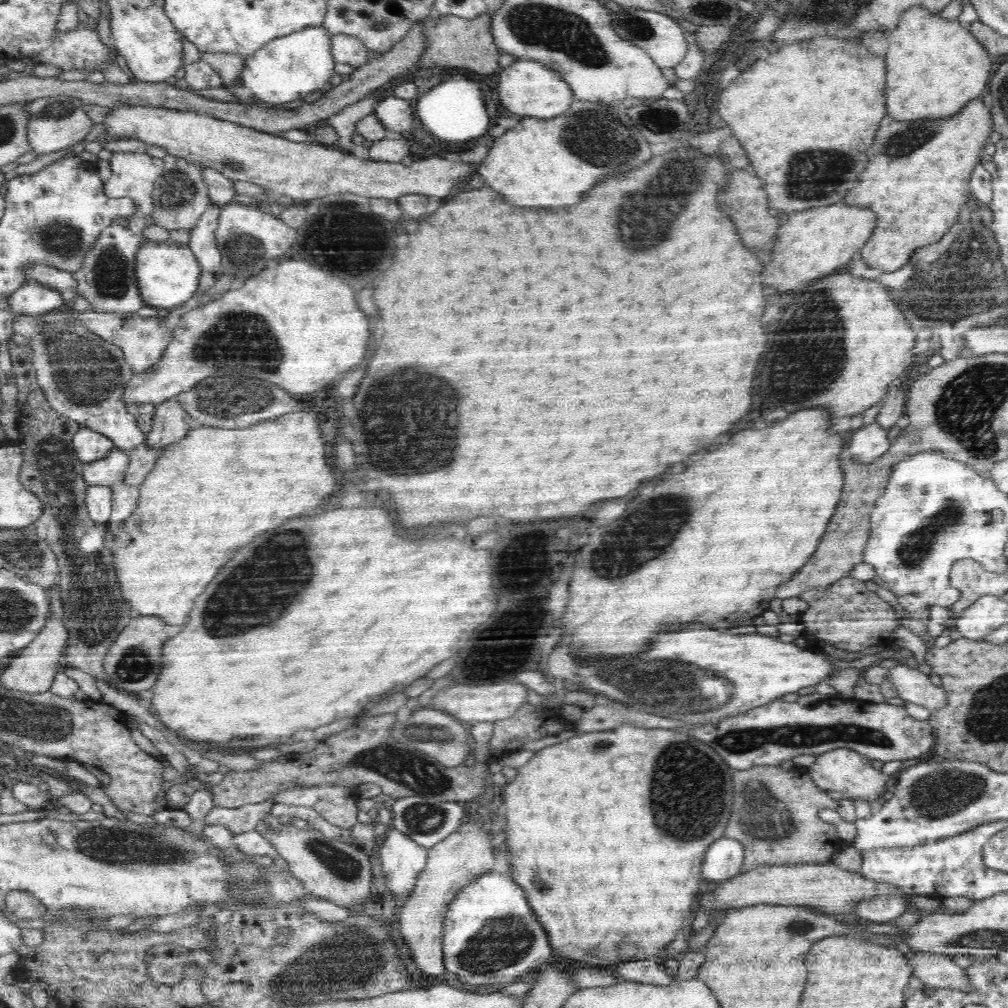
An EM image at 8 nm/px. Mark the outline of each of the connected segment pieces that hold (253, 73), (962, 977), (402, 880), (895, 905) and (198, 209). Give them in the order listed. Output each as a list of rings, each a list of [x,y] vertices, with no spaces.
[[[323,25],[309,26],[269,40],[244,62],[237,85],[227,87],[244,106],[274,107],[321,89],[330,82],[336,64],[331,51],[331,36]]]
[[[906,951],[908,964],[912,967],[912,974],[920,978],[928,987],[949,988],[970,992],[972,983],[964,968],[956,966],[950,956],[933,954],[932,952]]]
[[[390,829],[380,848],[380,861],[386,878],[385,890],[405,900],[424,870],[429,850],[410,841],[398,830]]]
[[[874,897],[864,898],[856,902],[853,914],[858,914],[864,918],[864,922],[878,922],[878,924],[888,924],[890,920],[896,920],[906,912],[905,898],[900,897]]]
[[[171,154],[165,155],[162,174],[156,179],[152,191],[152,203],[154,203],[152,224],[162,226],[168,231],[180,228],[191,231],[210,203],[208,185],[204,183],[202,169],[186,162],[183,158]]]

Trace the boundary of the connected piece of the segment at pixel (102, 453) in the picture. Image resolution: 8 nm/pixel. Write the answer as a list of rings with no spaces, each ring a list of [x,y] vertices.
[[[81,426],[74,433],[73,447],[78,459],[89,463],[104,458],[114,447],[114,443],[105,434]]]

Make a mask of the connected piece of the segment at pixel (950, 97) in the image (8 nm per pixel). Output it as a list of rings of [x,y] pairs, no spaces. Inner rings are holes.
[[[912,6],[899,16],[897,27],[888,37],[890,54],[886,54],[886,110],[898,122],[924,118],[948,118],[964,108],[967,102],[979,98],[992,76],[992,58],[958,19],[947,20],[932,14],[923,6]]]

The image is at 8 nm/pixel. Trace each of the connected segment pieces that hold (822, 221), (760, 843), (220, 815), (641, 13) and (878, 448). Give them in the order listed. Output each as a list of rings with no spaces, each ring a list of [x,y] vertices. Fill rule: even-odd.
[[[846,204],[826,206],[808,212],[786,213],[785,222],[776,230],[776,246],[770,264],[762,270],[762,284],[788,292],[794,288],[806,290],[804,284],[834,274],[844,264],[852,262],[852,254],[861,249],[871,237],[874,228],[872,210],[852,208]]]
[[[754,766],[736,770],[732,780],[734,800],[725,837],[738,840],[744,846],[745,859],[740,874],[766,865],[829,862],[834,854],[849,845],[838,837],[837,828],[833,824],[819,818],[819,813],[826,809],[832,810],[842,821],[855,823],[858,819],[854,800],[832,799],[826,790],[816,786],[807,769],[795,766],[786,771],[780,766]],[[758,778],[766,778],[765,788]],[[750,790],[754,794],[748,794]]]
[[[274,799],[263,800],[256,804],[245,804],[238,808],[212,807],[205,819],[205,826],[224,826],[235,834],[250,832],[271,814]]]
[[[620,8],[620,12],[611,10],[610,12],[612,12],[610,14],[612,27],[614,27],[618,36],[642,47],[660,68],[674,68],[677,64],[680,64],[688,50],[691,39],[673,18],[661,12],[638,8],[630,10],[628,14],[622,14],[622,8]]]
[[[876,422],[871,423],[852,433],[844,456],[859,464],[871,463],[890,448],[890,443],[888,430]]]

